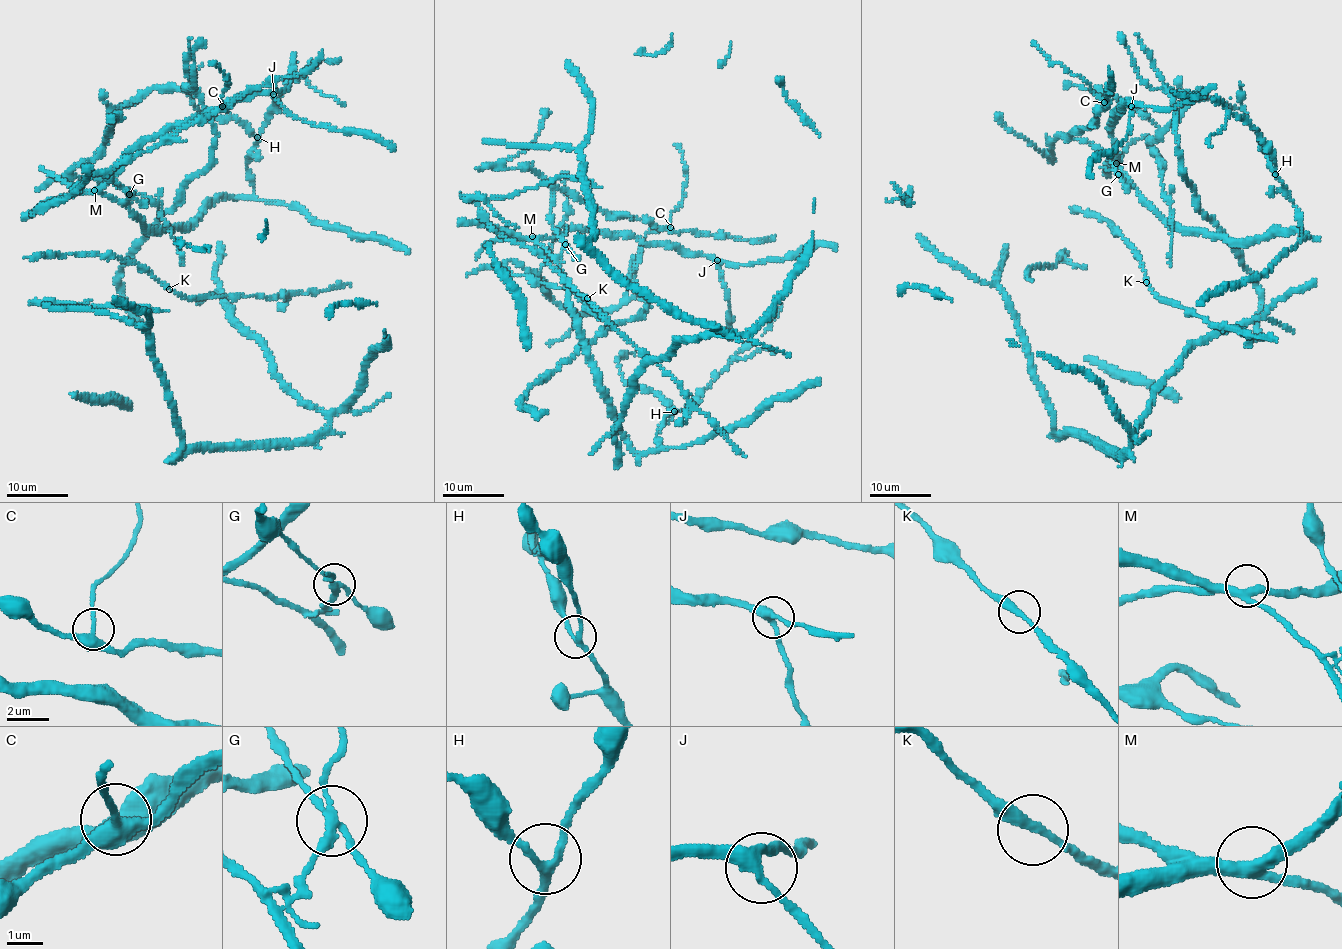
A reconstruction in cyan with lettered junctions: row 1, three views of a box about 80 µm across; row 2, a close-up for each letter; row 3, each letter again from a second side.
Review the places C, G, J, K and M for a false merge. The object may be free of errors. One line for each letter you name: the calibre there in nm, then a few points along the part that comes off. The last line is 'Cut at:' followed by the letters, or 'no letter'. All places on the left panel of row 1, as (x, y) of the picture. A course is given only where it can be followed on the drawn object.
Cut at: no letter

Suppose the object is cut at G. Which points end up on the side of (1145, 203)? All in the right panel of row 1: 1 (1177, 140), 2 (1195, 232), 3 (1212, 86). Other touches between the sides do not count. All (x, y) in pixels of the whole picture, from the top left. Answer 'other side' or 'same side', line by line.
1: other side
2: same side
3: other side

